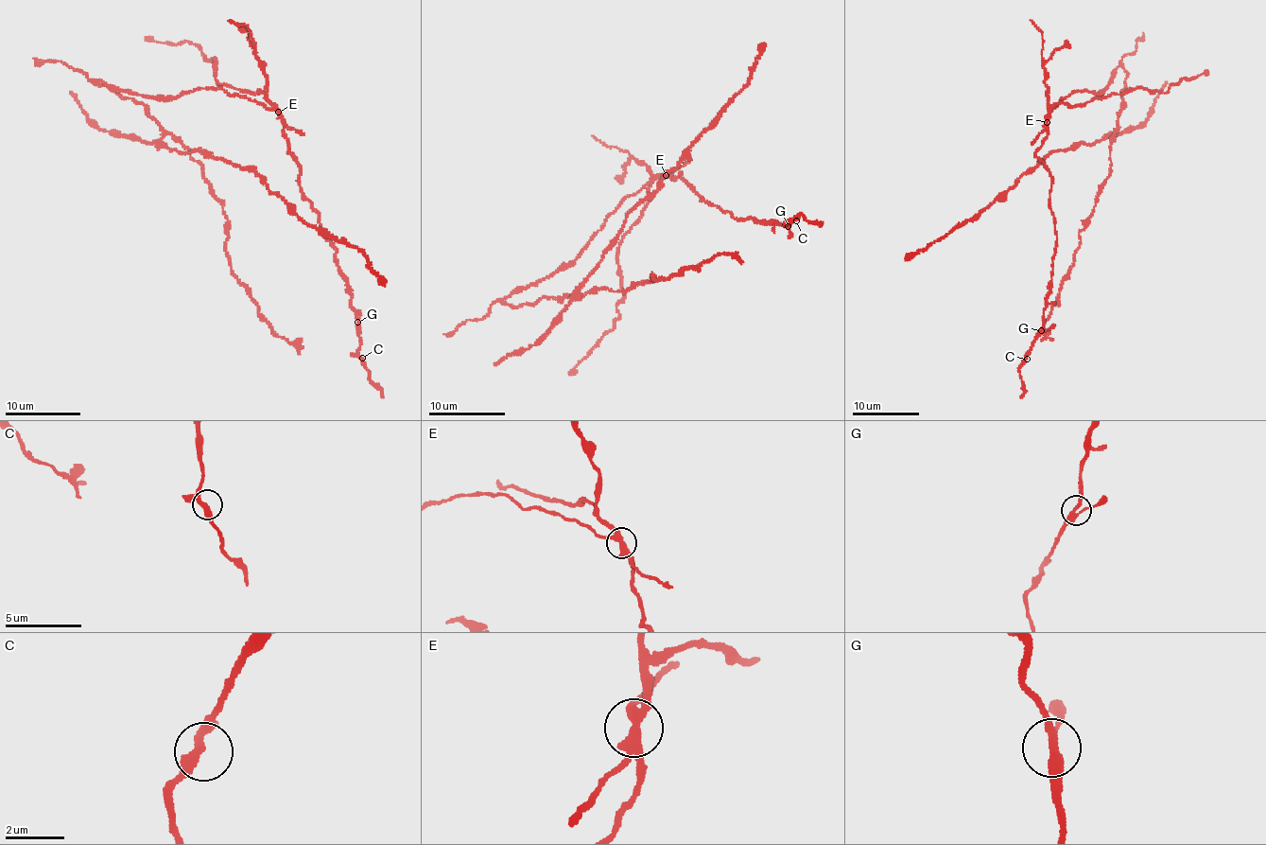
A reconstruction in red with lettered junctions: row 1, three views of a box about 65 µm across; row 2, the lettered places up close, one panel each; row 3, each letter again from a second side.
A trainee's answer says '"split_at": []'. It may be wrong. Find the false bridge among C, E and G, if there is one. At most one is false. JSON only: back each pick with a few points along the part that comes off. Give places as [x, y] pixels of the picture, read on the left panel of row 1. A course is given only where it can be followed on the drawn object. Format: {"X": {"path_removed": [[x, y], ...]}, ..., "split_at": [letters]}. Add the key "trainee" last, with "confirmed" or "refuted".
{"E": {"path_removed": [[278, 112], [213, 87], [158, 98], [97, 82], [145, 107], [167, 149], [252, 169], [385, 287]]}, "split_at": ["E"], "trainee": "refuted"}

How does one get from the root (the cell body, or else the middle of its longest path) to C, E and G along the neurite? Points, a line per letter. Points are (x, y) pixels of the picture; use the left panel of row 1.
C: (143, 96), (174, 98), (216, 88), (278, 114), (287, 152), (300, 167), (300, 191), (336, 251), (362, 358)
E: (143, 96), (174, 98), (198, 88), (216, 88), (227, 94), (246, 96), (278, 112)
G: (143, 96), (174, 98), (216, 88), (278, 114), (287, 152), (300, 167), (300, 191), (336, 251), (357, 322)

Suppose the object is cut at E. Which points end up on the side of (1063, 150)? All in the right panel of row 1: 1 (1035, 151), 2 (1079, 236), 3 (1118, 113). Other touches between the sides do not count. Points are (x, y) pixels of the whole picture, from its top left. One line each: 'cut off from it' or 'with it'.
1: cut off from it
2: with it
3: with it

